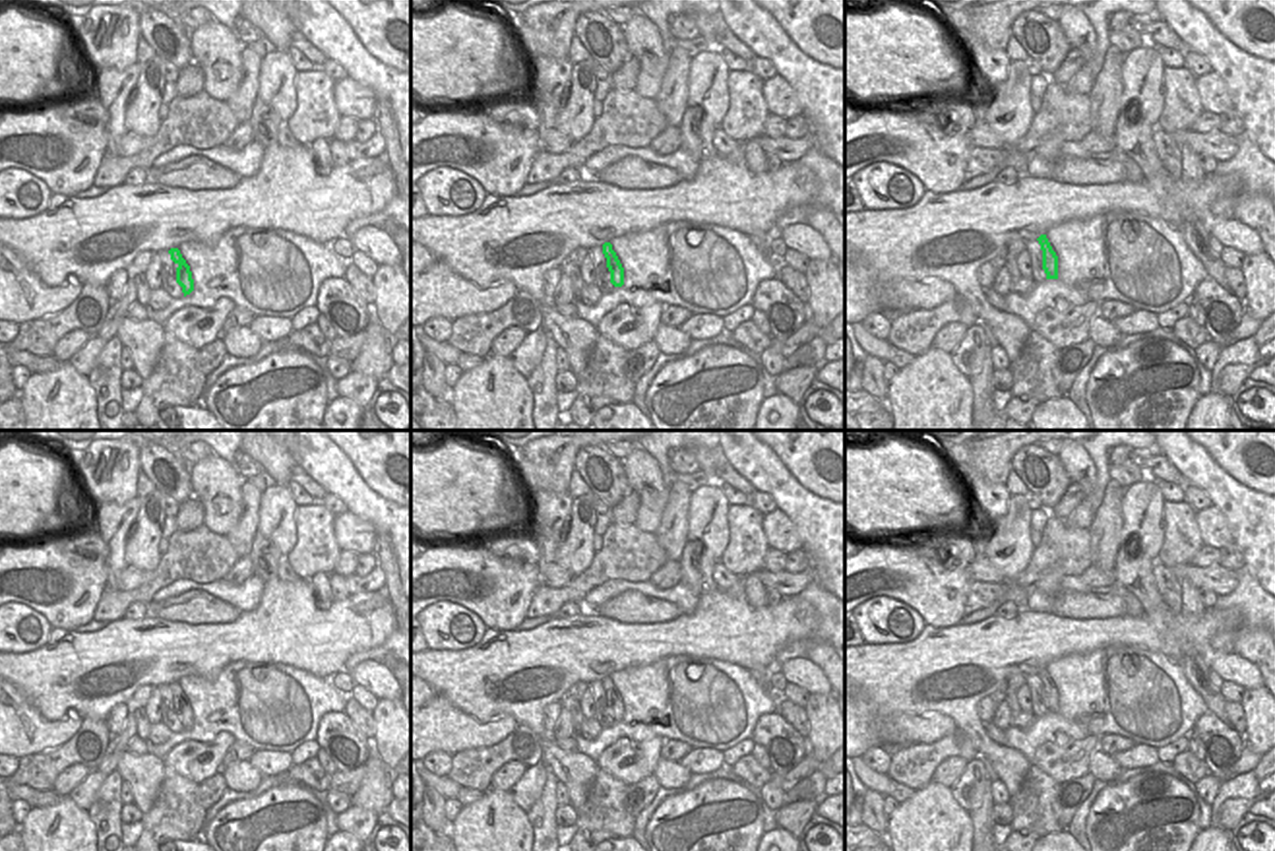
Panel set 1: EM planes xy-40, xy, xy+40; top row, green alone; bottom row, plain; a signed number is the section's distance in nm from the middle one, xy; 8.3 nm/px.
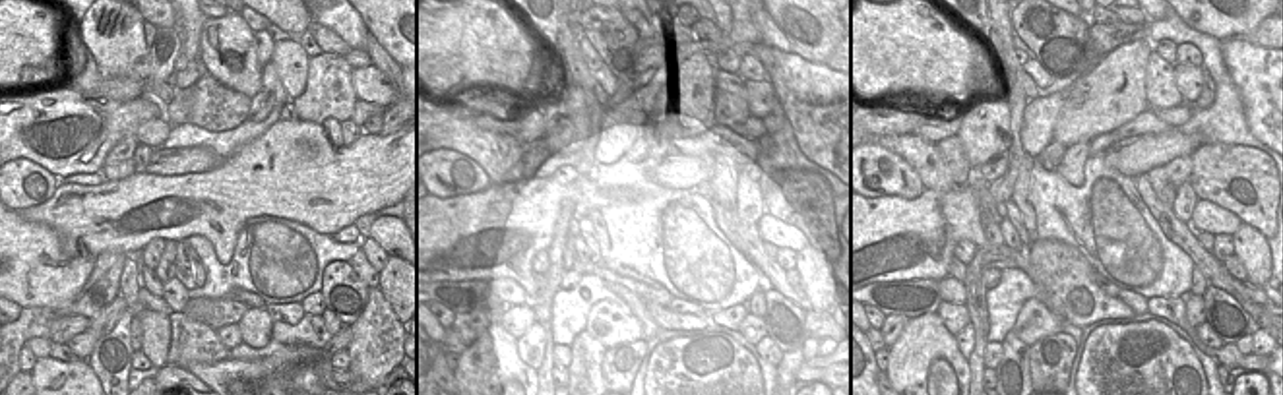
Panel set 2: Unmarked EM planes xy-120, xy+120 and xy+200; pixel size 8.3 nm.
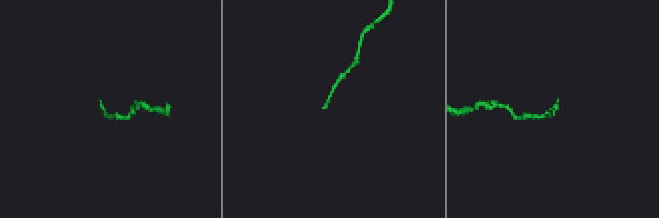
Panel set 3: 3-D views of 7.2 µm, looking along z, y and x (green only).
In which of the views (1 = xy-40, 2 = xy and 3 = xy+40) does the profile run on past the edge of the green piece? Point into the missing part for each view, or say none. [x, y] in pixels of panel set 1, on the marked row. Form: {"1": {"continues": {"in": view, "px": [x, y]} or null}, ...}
{"1": {"continues": {"in": "xy-40", "px": [163, 254]}}, "2": {"continues": {"in": "xy", "px": [599, 260]}}, "3": {"continues": {"in": "xy+40", "px": [1031, 247]}}}

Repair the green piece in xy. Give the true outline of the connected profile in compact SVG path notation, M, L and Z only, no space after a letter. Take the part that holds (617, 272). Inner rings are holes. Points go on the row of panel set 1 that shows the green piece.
M610 242L589 250L597 277L606 277L614 287L624 285L624 268Z

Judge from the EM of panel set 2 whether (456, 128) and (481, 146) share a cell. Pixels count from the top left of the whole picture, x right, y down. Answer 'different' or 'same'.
same

